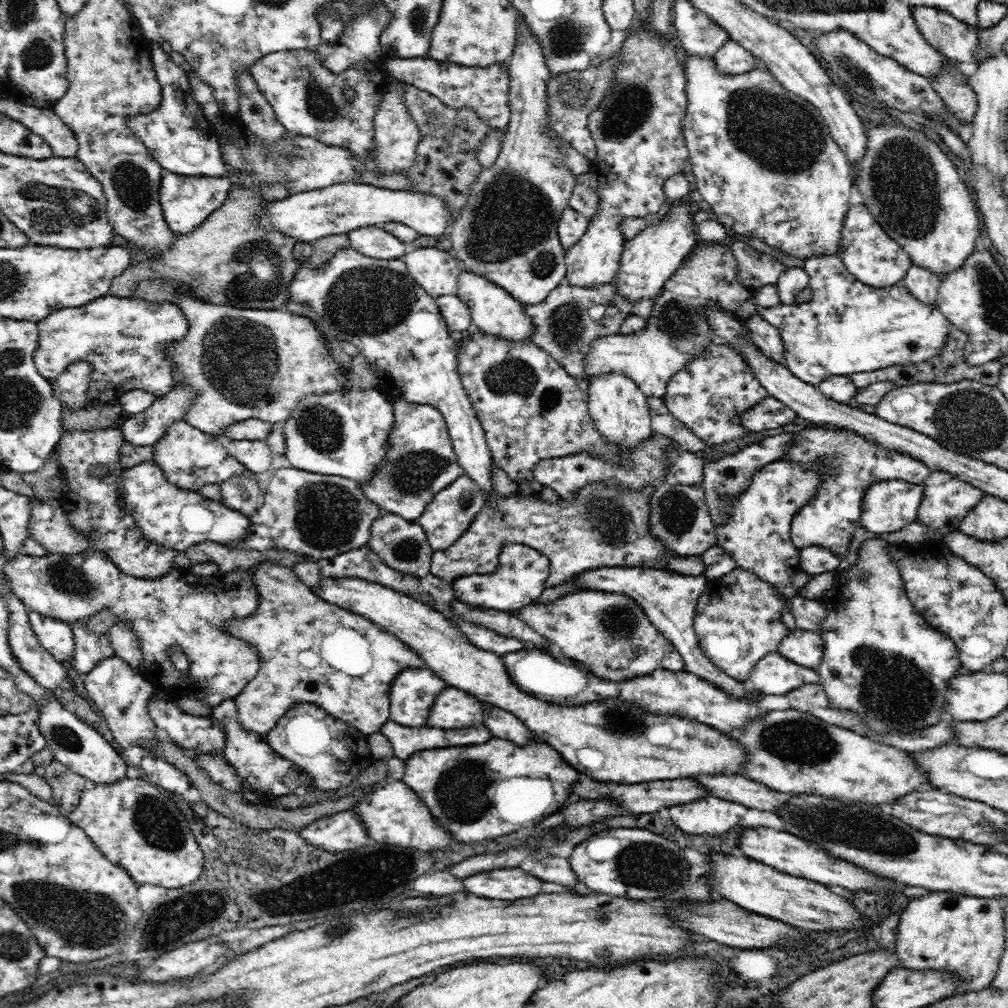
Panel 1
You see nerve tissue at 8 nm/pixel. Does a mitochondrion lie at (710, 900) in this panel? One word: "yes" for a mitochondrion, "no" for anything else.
no

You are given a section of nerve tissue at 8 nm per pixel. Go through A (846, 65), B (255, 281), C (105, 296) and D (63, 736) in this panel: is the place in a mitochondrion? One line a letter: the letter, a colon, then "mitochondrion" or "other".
A: mitochondrion
B: mitochondrion
C: other
D: mitochondrion

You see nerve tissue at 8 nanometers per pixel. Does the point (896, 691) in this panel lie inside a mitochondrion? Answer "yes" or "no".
yes

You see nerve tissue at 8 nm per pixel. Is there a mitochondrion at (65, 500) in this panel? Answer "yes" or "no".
no

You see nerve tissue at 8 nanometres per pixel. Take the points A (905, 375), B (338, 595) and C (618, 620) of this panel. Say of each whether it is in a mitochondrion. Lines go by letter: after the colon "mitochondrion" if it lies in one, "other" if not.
A: other
B: other
C: mitochondrion

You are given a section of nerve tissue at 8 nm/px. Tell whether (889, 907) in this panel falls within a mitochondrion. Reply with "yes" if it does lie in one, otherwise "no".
no

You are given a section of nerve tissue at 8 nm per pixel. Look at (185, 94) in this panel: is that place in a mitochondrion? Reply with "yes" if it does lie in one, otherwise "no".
no

